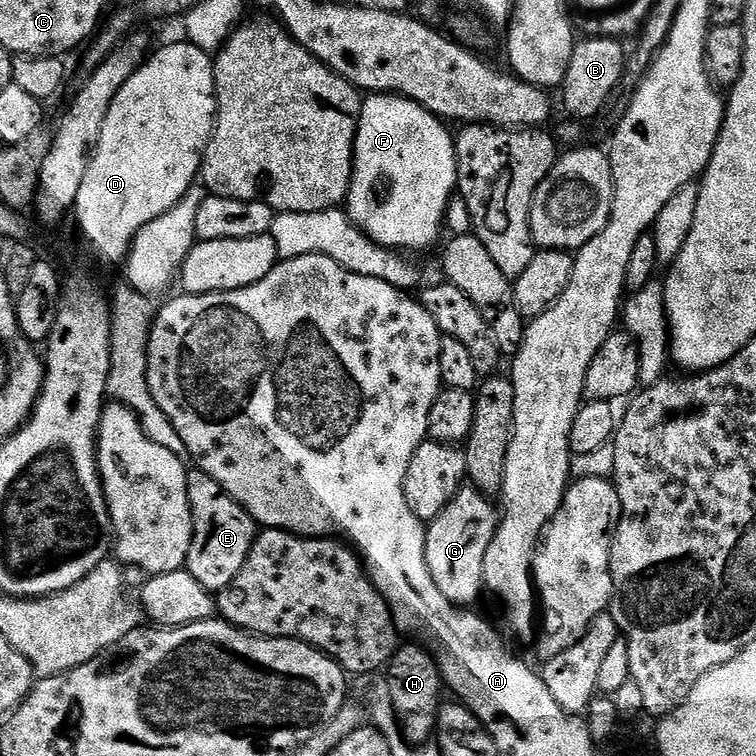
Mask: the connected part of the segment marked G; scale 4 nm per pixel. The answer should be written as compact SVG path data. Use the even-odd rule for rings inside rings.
M471 486L460 489L455 500L451 500L427 525L428 565L436 577L438 590L450 598L450 602L461 606L475 605L480 592L485 591L482 562L486 562L486 550L498 527L498 508L483 492Z

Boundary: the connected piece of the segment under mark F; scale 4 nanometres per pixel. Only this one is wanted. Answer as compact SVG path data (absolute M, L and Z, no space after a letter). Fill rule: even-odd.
M372 94L363 101L346 211L353 224L361 228L375 244L393 250L407 250L409 253L435 246L436 239L442 233L444 211L457 191L460 178L456 142L447 127L449 125L441 117L405 96Z

